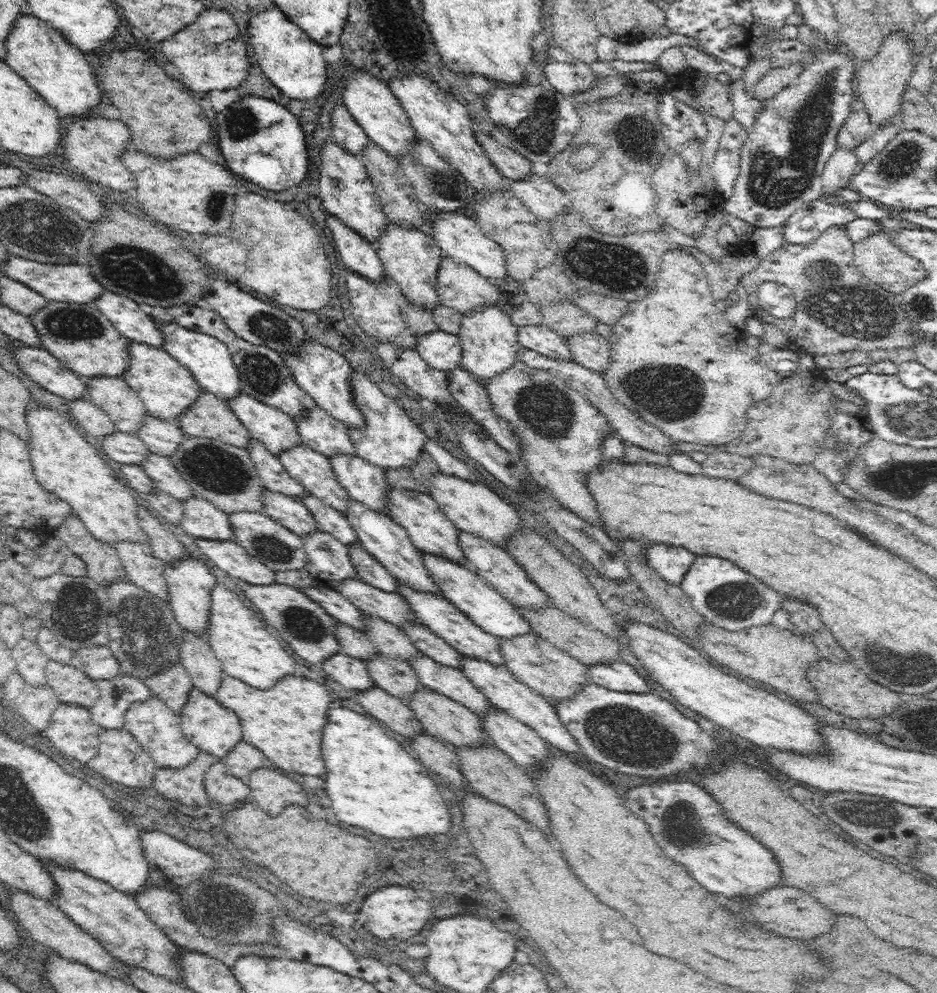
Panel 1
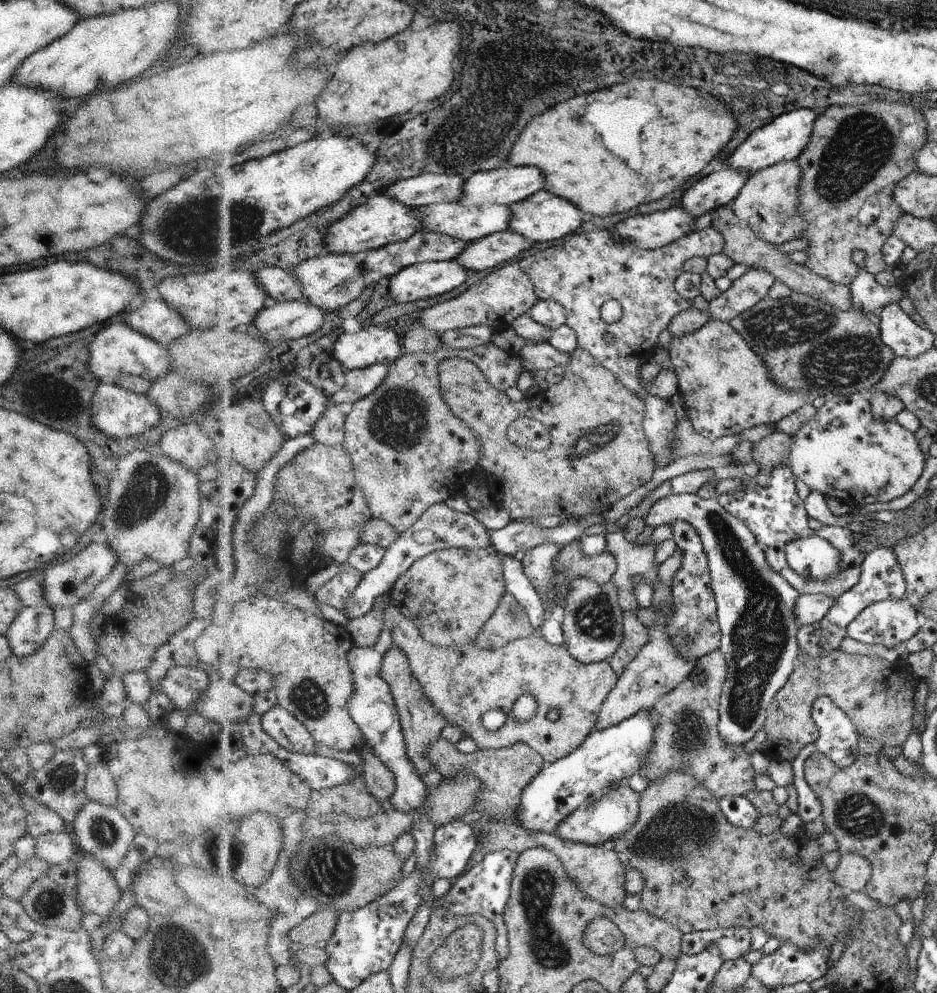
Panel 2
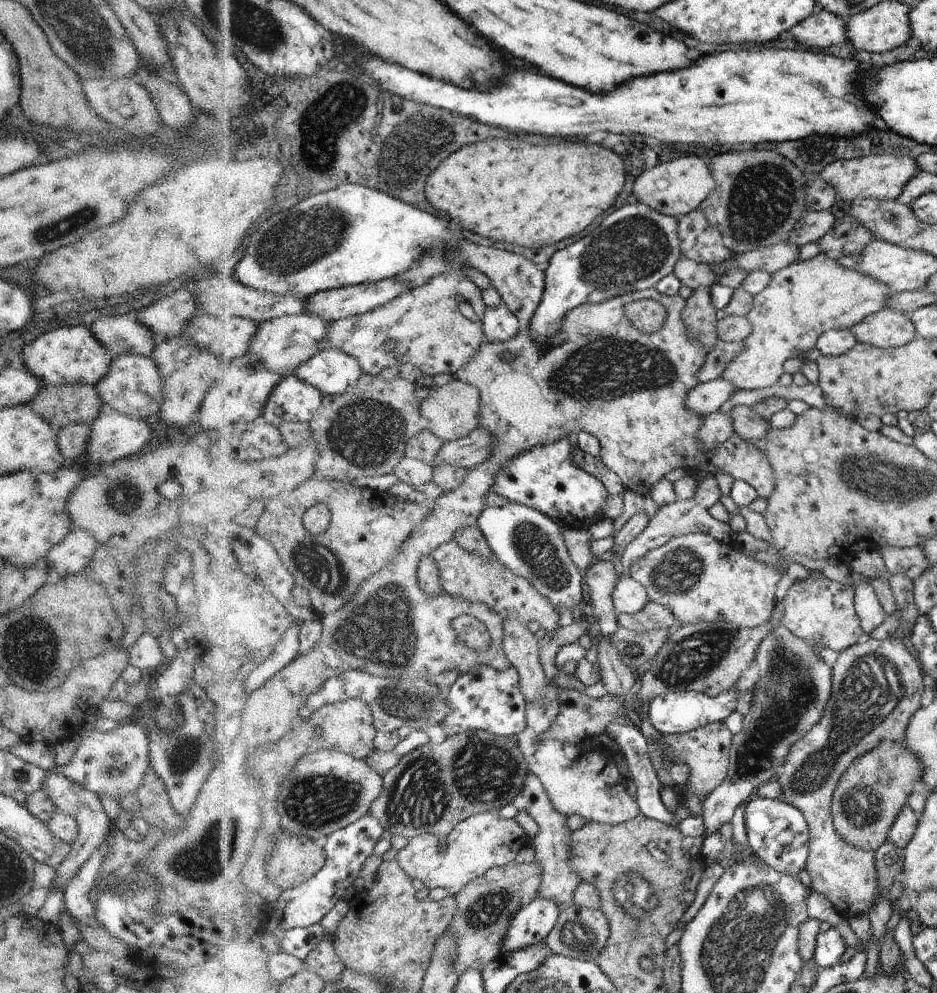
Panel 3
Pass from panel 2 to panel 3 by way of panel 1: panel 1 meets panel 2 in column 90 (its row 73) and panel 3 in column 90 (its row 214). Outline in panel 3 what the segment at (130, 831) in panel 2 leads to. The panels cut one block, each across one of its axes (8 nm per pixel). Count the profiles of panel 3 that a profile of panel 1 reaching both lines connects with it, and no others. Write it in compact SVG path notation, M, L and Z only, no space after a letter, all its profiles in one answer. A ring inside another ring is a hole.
M130 721L111 731L101 733L96 729L81 737L81 743L72 760L62 768L62 774L81 784L86 790L101 798L107 793L120 800L136 791L143 783L144 773L149 767L149 738L145 726Z

